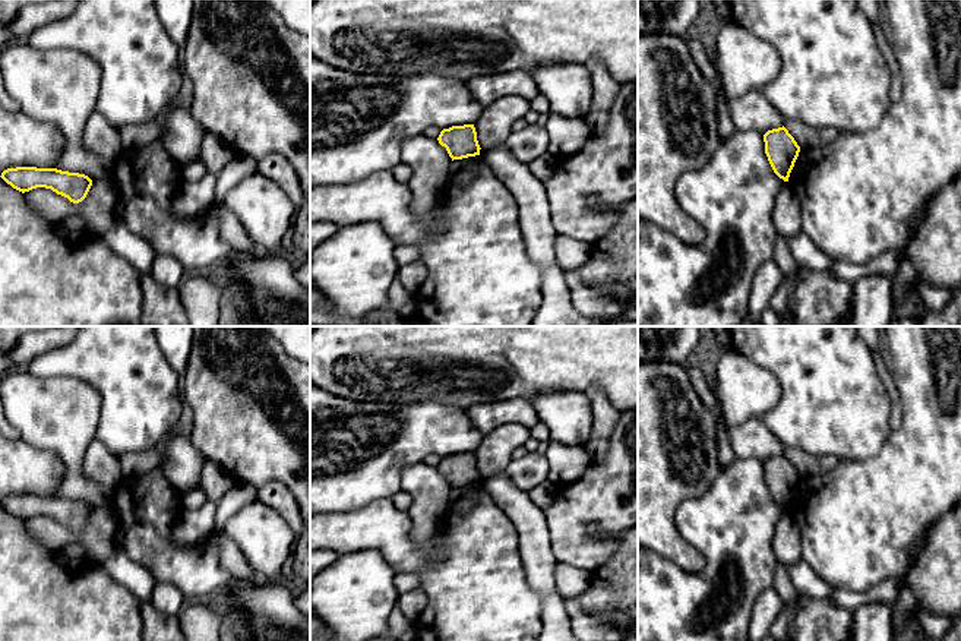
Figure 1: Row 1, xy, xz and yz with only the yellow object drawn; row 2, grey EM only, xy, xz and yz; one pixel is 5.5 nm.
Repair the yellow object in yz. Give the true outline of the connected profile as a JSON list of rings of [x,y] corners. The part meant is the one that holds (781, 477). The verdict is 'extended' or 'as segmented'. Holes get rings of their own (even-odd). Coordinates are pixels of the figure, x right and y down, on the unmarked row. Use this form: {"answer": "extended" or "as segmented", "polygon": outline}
{"answer": "as segmented", "polygon": [[[784,454],[768,458],[764,462],[764,470],[765,481],[774,501],[784,509],[788,509],[790,501],[799,484],[800,474]]]}

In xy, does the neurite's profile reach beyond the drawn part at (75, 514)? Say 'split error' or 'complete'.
complete

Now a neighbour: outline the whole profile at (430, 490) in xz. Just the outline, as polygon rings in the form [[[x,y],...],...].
[[[420,461],[402,470],[401,490],[412,498],[407,511],[412,521],[411,537],[417,544],[423,544],[437,530],[448,511],[452,486],[437,465]]]

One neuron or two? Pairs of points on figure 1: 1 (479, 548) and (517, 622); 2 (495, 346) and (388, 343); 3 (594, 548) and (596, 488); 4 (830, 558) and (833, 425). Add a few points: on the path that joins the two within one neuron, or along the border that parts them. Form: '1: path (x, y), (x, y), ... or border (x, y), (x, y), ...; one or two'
1: path (481, 567), (481, 587), (498, 603); one
2: path (468, 343), (414, 343); one
3: path (581, 533), (581, 508), (587, 502); one
4: border (873, 454), (865, 458), (840, 460); two

